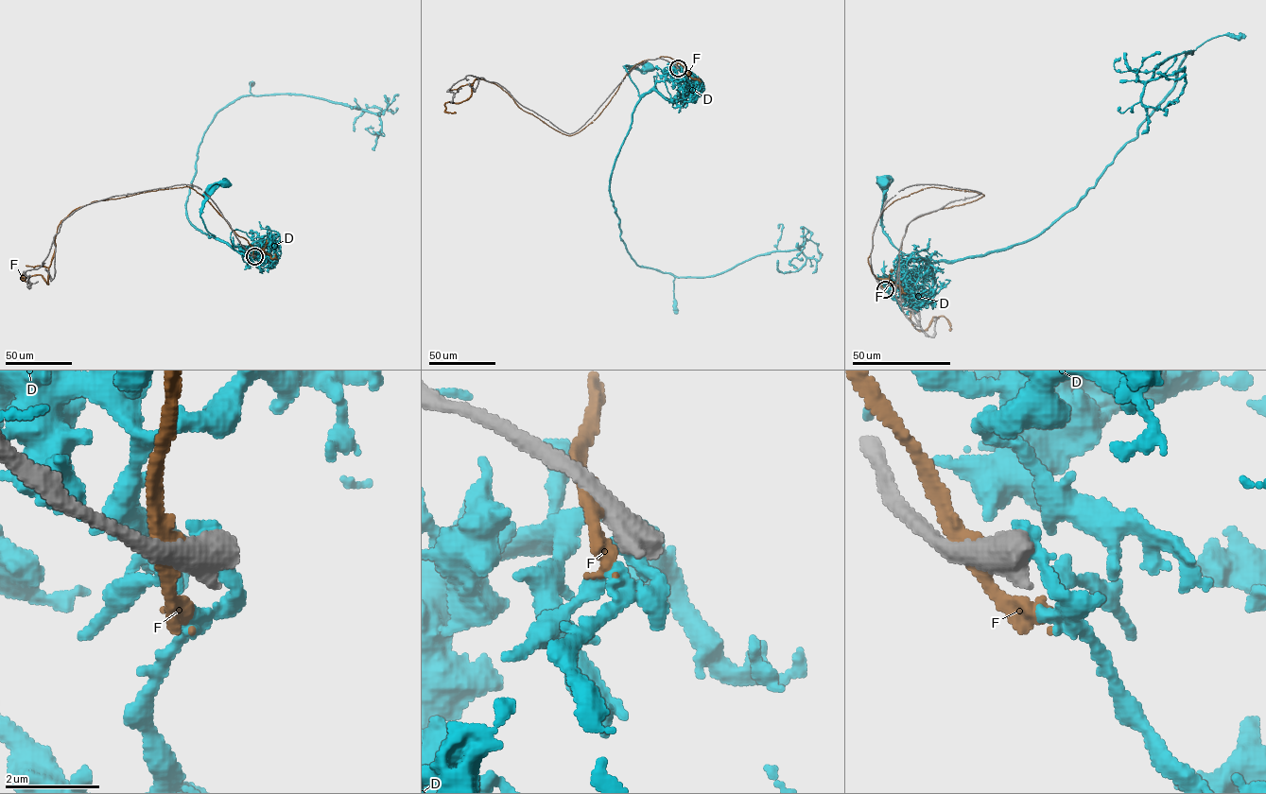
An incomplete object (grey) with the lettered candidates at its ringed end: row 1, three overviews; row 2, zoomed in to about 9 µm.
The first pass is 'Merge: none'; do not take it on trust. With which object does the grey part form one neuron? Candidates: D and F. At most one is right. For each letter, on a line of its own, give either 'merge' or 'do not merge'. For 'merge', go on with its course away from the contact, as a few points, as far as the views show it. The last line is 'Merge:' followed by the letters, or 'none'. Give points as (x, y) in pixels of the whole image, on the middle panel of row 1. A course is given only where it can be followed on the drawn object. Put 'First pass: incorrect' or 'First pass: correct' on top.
First pass: correct
D: do not merge
F: do not merge
Merge: none

